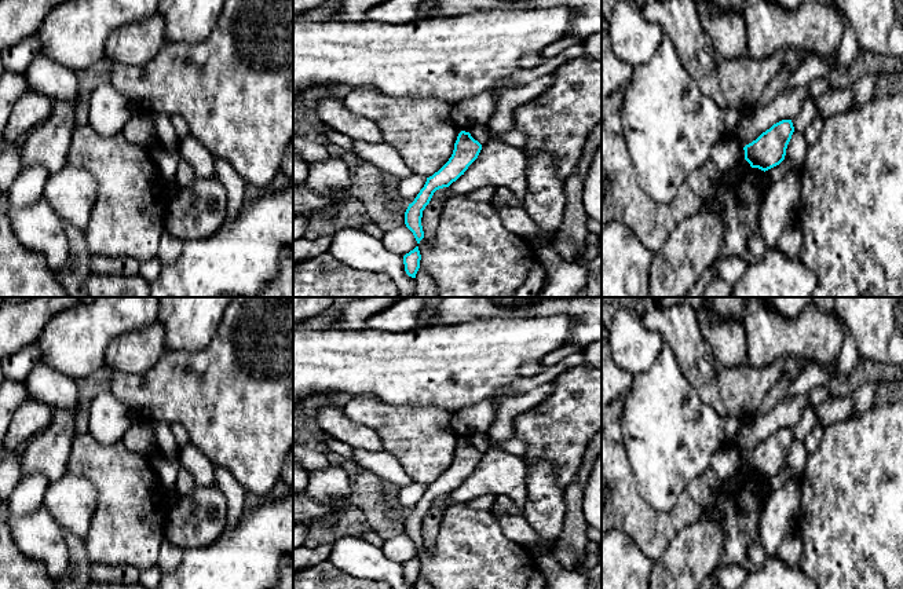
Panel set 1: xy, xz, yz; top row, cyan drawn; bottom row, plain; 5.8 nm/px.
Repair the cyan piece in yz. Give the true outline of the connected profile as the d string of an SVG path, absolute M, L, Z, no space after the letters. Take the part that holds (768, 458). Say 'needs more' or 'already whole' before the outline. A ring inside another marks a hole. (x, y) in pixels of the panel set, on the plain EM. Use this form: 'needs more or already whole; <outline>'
already whole; M782 428L746 453L745 468L752 476L768 479L779 473L786 464L787 453L794 440L792 428Z

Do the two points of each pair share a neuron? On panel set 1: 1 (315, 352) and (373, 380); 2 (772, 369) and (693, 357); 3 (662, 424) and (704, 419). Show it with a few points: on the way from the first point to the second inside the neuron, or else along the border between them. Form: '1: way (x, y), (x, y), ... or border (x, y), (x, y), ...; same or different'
1: way (329, 362), (355, 362), (359, 366); same
2: way (753, 379), (715, 379), (712, 376); same
3: way (672, 424), (694, 424); same

